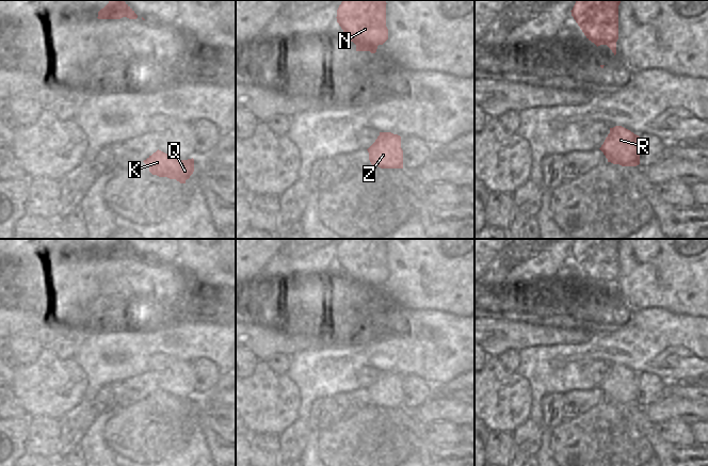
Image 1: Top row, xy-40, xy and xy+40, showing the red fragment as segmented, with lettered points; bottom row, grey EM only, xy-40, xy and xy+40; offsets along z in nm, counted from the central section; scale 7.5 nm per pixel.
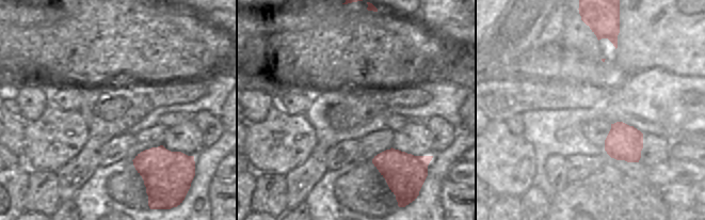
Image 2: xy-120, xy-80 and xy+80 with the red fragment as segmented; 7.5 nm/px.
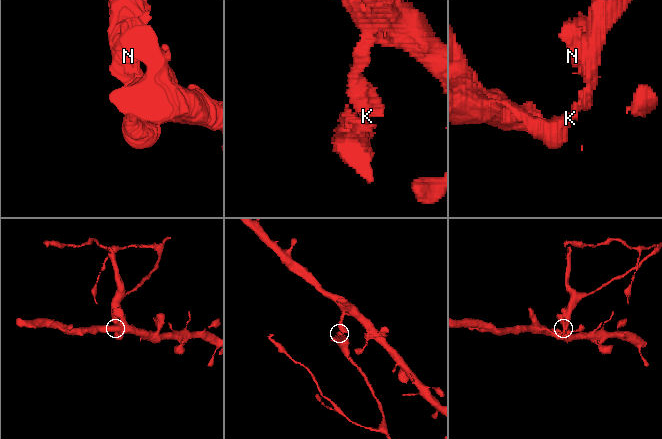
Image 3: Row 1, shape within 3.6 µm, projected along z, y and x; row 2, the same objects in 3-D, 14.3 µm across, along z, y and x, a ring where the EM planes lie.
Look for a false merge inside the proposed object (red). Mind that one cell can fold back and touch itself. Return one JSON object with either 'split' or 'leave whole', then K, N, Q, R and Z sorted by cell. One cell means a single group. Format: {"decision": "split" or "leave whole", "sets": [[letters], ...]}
{"decision": "split", "sets": [["K", "Q"], ["N", "R", "Z"]]}

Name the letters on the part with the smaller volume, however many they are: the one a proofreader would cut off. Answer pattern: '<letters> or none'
N, R, Z

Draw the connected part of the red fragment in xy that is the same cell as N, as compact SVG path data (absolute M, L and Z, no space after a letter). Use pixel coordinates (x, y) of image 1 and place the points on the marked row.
M343 0L337 10L337 22L347 37L356 45L356 51L375 53L377 46L388 39L386 0Z

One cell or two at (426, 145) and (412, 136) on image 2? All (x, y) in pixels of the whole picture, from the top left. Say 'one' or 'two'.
one

